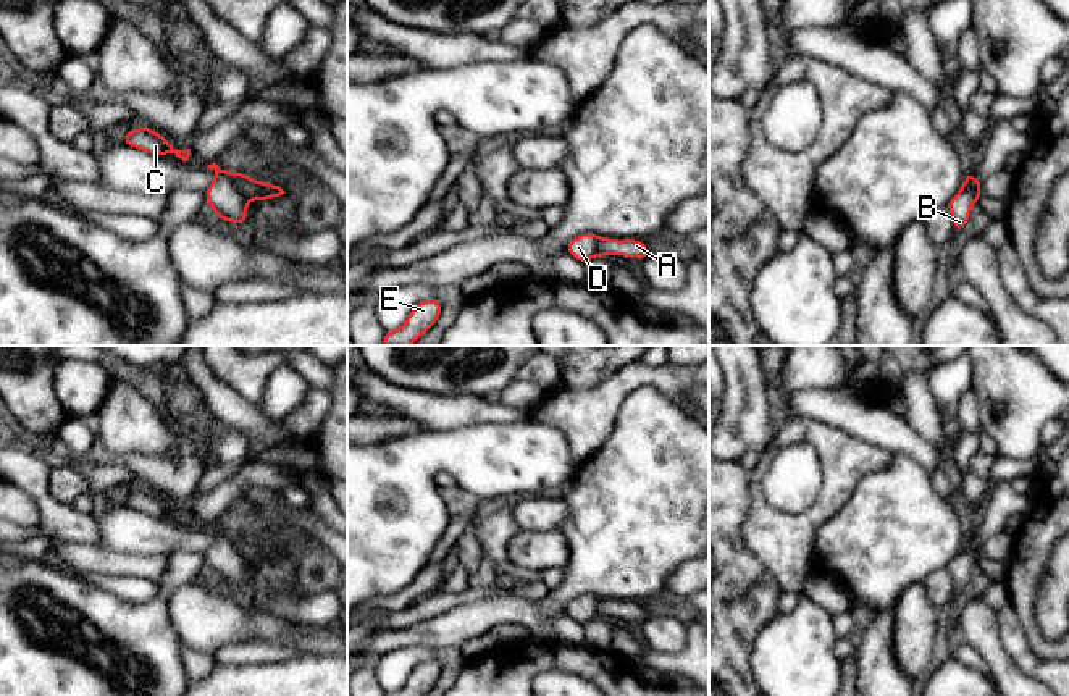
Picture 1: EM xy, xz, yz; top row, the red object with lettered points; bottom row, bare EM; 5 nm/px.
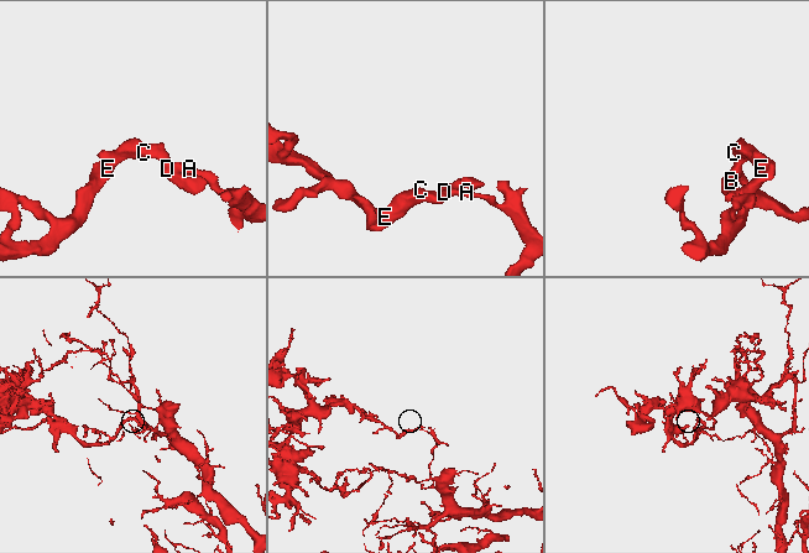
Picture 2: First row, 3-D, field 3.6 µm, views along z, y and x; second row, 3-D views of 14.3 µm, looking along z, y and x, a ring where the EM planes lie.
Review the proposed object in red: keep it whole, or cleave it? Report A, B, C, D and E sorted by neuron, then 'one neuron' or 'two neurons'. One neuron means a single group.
A / B C D E; two neurons

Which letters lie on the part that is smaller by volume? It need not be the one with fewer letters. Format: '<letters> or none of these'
B, C, D, E

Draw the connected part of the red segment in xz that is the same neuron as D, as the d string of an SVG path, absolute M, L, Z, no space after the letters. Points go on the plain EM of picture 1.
M583 594L573 599L567 607L565 614L568 614L575 622L586 625L593 618L597 618L597 604L599 597L594 594Z

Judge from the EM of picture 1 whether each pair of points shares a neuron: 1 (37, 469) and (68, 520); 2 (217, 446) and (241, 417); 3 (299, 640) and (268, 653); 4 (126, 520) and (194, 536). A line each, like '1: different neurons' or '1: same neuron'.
1: same neuron
2: different neurons
3: same neuron
4: same neuron

